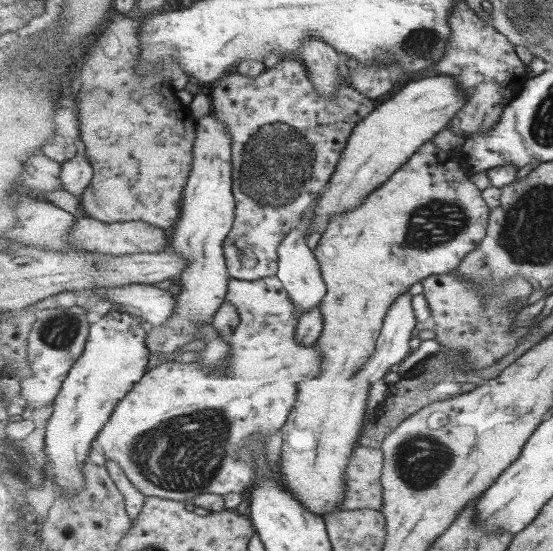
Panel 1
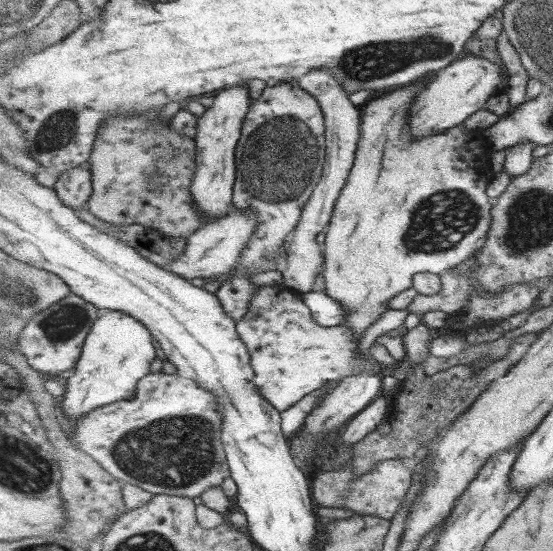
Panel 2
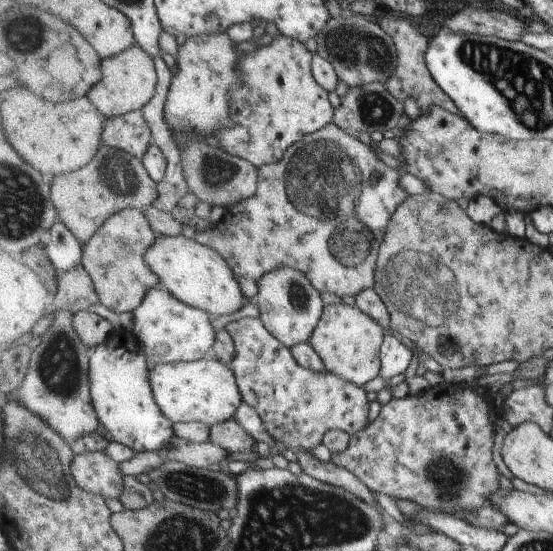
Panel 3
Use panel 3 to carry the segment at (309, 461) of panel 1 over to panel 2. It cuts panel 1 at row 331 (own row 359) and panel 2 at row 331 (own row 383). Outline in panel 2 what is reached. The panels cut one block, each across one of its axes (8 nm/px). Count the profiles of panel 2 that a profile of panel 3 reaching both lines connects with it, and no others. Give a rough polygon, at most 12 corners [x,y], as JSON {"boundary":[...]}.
{"boundary":[[362,107],[321,271],[359,342],[493,224],[483,130]]}

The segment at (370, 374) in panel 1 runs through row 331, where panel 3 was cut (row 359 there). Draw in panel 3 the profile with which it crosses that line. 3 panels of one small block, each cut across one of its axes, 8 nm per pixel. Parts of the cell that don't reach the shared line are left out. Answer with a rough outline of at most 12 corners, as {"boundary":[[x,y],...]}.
{"boundary":[[388,331],[381,350],[383,379],[411,367],[413,352]]}

